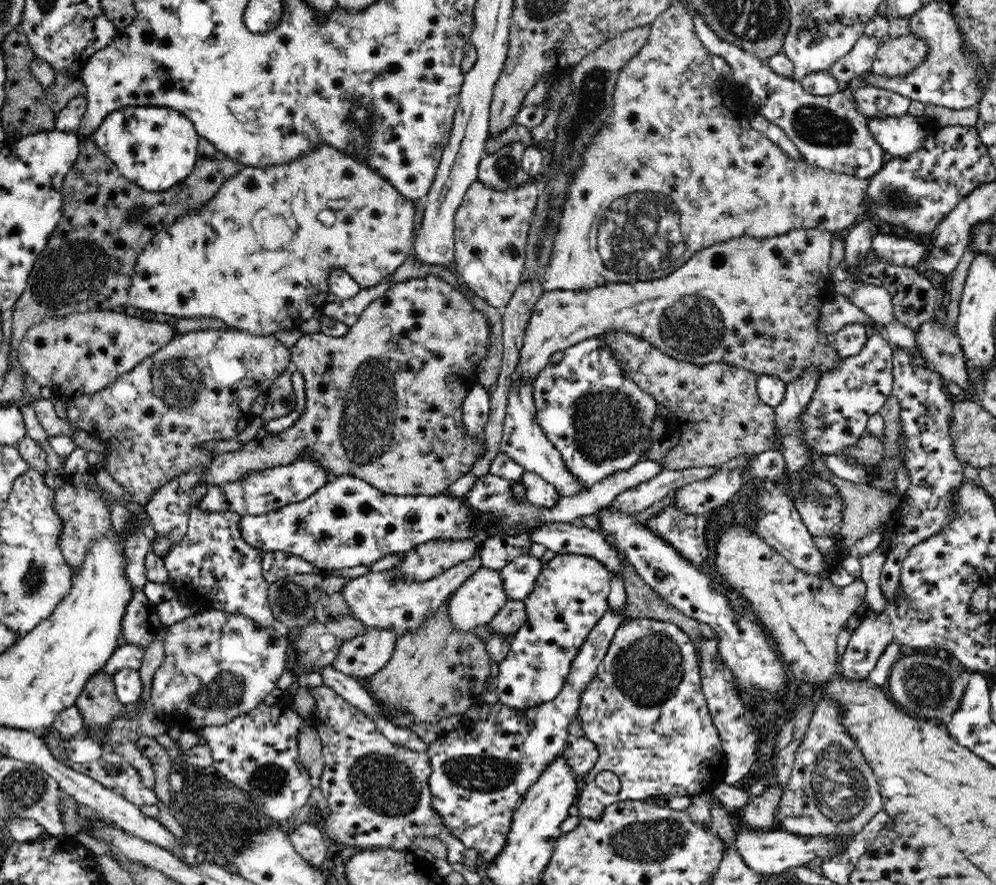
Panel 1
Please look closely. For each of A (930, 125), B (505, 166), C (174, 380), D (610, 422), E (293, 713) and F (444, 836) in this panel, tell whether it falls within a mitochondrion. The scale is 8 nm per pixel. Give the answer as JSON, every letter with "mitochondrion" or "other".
{"A":"other","B":"mitochondrion","C":"mitochondrion","D":"mitochondrion","E":"other","F":"other"}

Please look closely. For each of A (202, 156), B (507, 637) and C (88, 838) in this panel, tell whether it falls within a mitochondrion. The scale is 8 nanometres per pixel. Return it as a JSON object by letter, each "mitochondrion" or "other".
{"A":"other","B":"other","C":"other"}

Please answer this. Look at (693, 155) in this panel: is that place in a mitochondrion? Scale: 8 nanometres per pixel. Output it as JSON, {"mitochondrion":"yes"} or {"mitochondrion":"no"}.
{"mitochondrion":"no"}

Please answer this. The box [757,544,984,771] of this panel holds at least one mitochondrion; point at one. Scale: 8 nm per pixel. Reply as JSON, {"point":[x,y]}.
{"point":[926,684]}

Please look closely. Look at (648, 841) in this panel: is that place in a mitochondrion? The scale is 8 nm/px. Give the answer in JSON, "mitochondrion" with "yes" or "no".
{"mitochondrion":"yes"}

